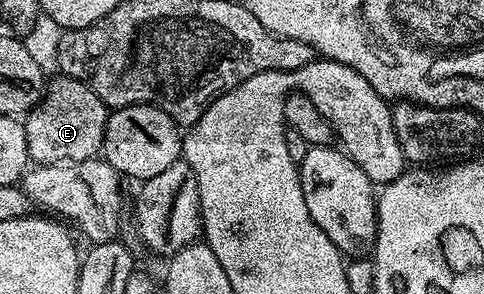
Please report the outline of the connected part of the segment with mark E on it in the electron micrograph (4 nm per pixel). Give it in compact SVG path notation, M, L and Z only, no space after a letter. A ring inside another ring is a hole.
M63 74L57 77L57 80L47 81L43 100L27 113L23 121L28 158L33 165L90 160L104 147L104 131L110 111L108 105L94 94L94 90L90 90L90 86Z

